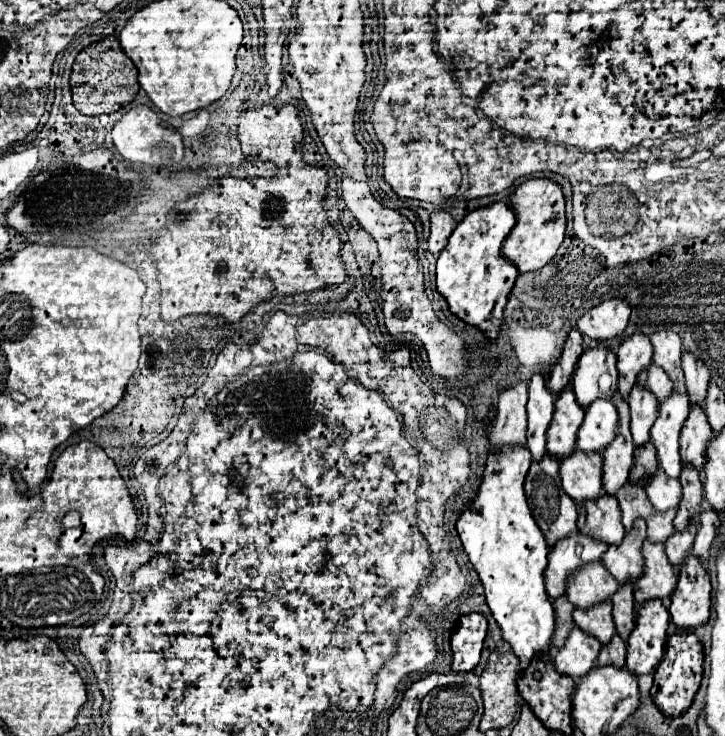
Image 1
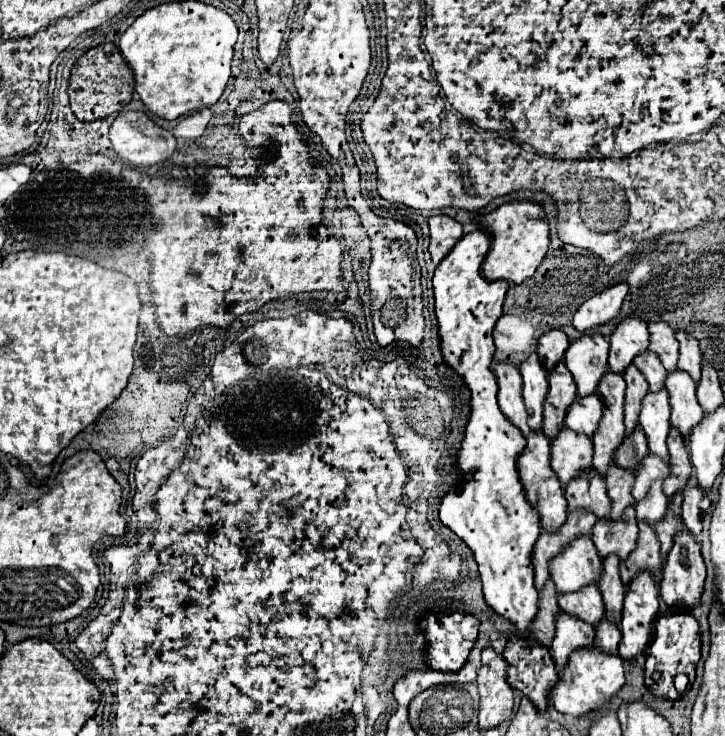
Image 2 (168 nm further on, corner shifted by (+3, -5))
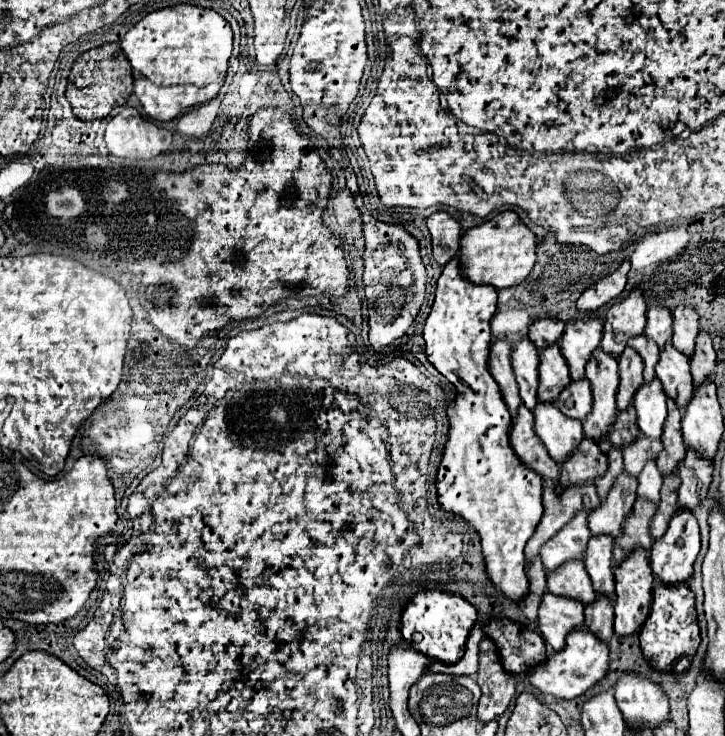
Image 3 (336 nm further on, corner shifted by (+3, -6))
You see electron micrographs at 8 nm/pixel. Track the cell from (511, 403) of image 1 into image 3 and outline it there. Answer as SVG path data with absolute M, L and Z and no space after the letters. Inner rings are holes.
M496 340L490 346L490 374L494 376L494 380L500 386L500 392L504 396L504 402L510 410L510 414L516 414L518 406L520 406L520 394L518 394L518 384L512 372L512 364L510 364L510 352L512 352L512 344L508 340Z

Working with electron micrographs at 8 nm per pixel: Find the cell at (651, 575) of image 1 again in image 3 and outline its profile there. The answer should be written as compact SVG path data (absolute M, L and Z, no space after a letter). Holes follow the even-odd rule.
M636 498L632 512L626 516L626 520L622 522L622 534L614 540L614 560L616 564L620 564L632 550L636 548L644 548L650 550L652 546L652 538L650 538L650 518L654 516L656 504L646 500L646 498Z

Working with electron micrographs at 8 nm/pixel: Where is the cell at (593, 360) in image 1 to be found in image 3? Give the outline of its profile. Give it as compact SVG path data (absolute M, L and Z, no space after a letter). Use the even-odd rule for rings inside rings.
M598 318L572 320L560 338L562 354L570 368L570 378L584 378L584 366L602 340L602 322Z

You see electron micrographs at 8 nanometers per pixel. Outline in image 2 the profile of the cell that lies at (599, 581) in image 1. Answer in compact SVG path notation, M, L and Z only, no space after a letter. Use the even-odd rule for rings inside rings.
M578 537L566 553L550 561L550 577L560 593L576 593L588 585L598 585L602 559L590 537Z

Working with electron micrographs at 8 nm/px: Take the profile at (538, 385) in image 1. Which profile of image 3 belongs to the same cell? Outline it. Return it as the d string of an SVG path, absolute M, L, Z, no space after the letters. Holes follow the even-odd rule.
M522 338L512 348L512 368L516 382L520 386L520 398L528 410L534 410L538 404L536 388L538 388L538 348L528 340Z

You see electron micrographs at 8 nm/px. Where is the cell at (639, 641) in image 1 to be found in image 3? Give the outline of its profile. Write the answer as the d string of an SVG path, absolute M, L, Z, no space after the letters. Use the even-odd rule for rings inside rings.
M634 550L626 562L616 566L614 570L616 582L616 598L614 598L614 630L618 636L630 636L646 620L652 604L652 588L654 588L654 572L650 568L650 556L646 550Z

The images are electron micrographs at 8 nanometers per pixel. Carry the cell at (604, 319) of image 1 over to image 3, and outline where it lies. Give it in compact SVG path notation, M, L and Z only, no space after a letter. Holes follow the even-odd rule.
M624 260L618 270L614 270L612 274L608 274L604 278L600 278L594 286L590 286L588 290L584 290L580 294L580 298L576 302L578 308L592 312L592 310L598 310L600 306L604 306L606 302L616 300L622 294L624 286L626 286L628 270L630 270L630 262Z

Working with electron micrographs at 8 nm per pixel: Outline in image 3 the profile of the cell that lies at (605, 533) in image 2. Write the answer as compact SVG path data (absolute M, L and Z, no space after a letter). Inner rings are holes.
M622 472L610 488L610 494L600 502L598 508L588 512L588 526L592 534L610 534L620 536L620 526L630 514L636 498L636 478L628 472Z

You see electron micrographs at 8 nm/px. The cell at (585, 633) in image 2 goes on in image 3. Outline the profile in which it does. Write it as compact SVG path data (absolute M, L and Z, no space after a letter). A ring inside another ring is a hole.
M550 592L542 594L542 602L538 608L538 628L544 640L554 650L562 650L566 634L584 624L582 610L584 604L574 598L562 598Z

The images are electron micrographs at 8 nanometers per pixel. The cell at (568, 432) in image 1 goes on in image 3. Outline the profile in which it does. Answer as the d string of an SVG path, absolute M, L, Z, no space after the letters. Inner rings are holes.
M558 342L540 350L540 366L538 366L538 400L542 402L554 402L558 394L562 392L562 386L570 382L566 358L562 358Z

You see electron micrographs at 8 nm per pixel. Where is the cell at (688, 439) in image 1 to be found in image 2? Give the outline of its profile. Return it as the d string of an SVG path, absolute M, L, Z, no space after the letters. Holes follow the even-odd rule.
M678 369L666 377L666 389L670 393L670 403L672 403L670 423L674 429L680 431L684 443L688 445L690 431L704 417L704 411L696 399L696 383L690 379L688 373L682 373Z

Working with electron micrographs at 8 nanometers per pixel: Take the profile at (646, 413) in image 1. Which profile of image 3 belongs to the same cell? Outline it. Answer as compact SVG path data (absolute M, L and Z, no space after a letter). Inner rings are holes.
M630 346L620 354L618 358L618 392L616 392L616 406L618 410L624 410L628 404L632 404L632 398L636 394L636 388L644 382L642 378L642 358L638 352L634 352Z

